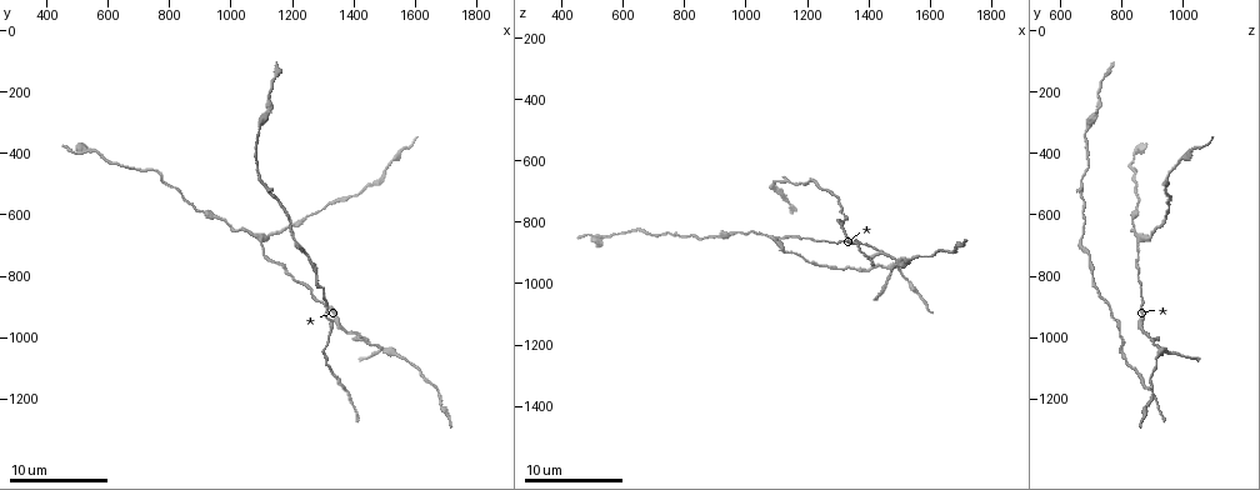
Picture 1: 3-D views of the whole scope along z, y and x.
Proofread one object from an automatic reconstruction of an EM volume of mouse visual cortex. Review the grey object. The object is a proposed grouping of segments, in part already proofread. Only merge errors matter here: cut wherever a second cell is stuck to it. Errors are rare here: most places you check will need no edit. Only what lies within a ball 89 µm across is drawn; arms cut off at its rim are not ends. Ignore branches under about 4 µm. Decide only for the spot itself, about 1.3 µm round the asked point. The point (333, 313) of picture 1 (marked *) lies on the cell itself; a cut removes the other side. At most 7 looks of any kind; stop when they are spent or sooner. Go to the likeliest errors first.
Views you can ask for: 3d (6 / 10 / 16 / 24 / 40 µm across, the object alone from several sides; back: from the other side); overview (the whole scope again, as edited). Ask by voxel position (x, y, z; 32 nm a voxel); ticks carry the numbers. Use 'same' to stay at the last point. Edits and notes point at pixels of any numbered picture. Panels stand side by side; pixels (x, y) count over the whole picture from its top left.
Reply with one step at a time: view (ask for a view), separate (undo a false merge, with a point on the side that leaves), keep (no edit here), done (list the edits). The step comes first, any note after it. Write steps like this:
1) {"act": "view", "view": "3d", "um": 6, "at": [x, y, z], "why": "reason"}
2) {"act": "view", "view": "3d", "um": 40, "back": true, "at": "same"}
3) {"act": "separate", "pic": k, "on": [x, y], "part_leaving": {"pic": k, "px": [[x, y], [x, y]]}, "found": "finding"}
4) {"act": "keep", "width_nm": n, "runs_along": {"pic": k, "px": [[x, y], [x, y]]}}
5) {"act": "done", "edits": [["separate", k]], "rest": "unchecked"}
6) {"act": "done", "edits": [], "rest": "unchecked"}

{"act": "view", "view": "3d", "um": 10, "at": [1110, 670, 870], "why": "arms part here"}

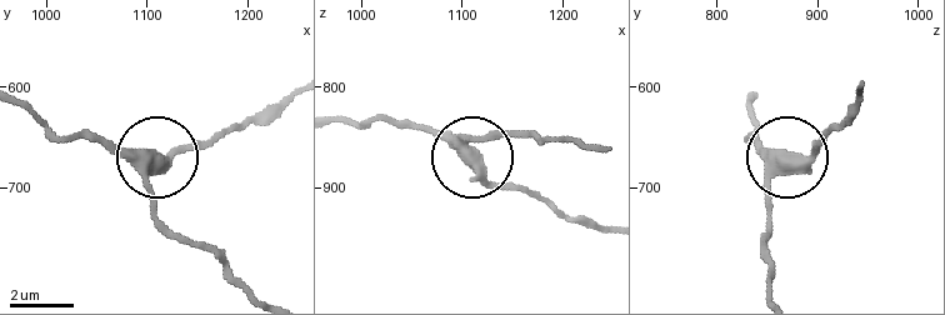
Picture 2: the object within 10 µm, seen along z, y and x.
{"act": "separate", "pic": 2, "on": [211, 145], "width_nm": 380, "part_leaving": {"pic": 2, "px": [[811, 159], [860, 95]]}, "found": "two cells meet here"}

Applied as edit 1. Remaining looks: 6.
{"act": "view", "view": "overview"}

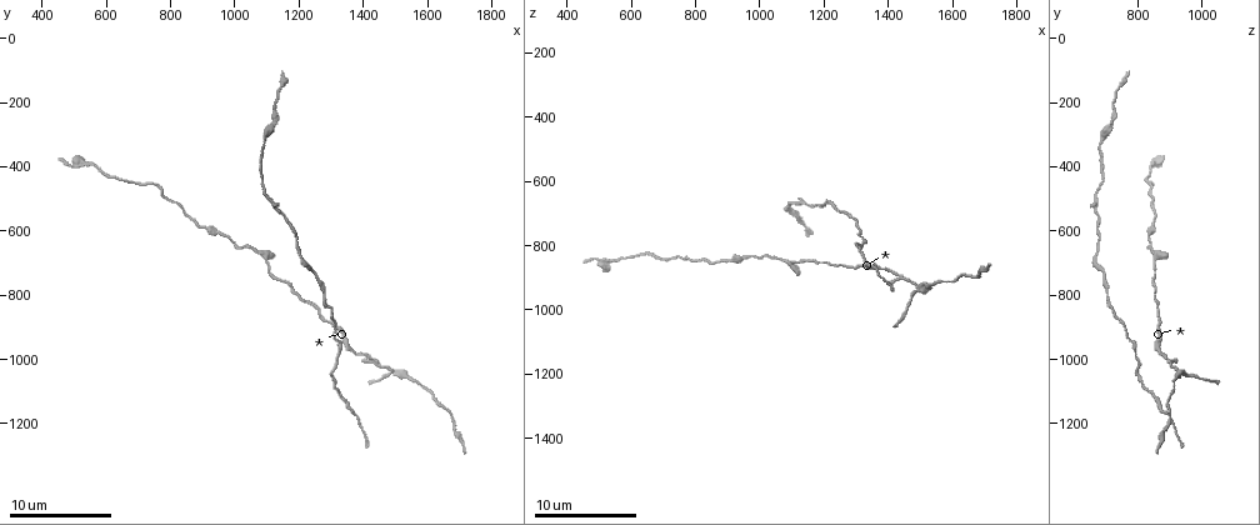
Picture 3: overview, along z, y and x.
{"act": "view", "view": "3d", "um": 10, "at": [1490, 1030, 920], "why": "three-way junction"}

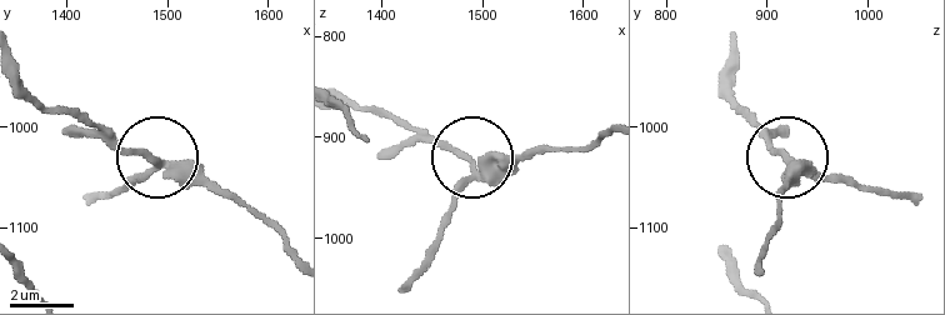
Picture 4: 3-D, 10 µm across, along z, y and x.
{"act": "view", "view": "3d", "um": 6, "at": [1488, 1034, 924]}

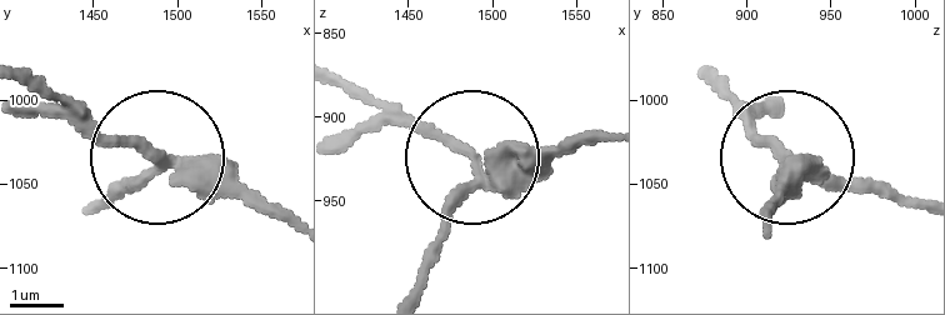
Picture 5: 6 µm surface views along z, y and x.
{"act": "keep", "width_nm": 260, "runs_along": {"pic": 5, "px": [[33, 91], [168, 158], [234, 171], [270, 203]]}, "found": "all the same cell"}

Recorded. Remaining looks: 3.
{"act": "view", "view": "3d", "um": 16, "at": [1100, 320, 700], "why": "sudden change in width"}

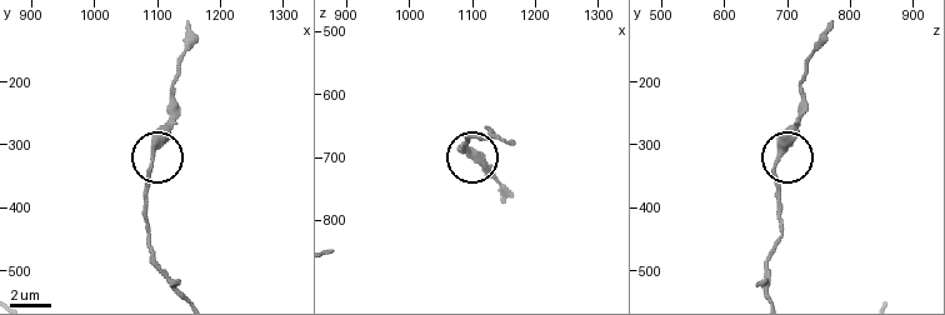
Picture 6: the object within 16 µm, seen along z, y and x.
{"act": "keep", "runs_along": {"pic": 6, "px": [[768, 293], [768, 258], [778, 233], [775, 168], [801, 98]]}, "found": "continuous, no second cell"}

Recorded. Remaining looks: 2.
{"act": "done", "edits": [["separate", 2]], "rest": "unchecked"}

